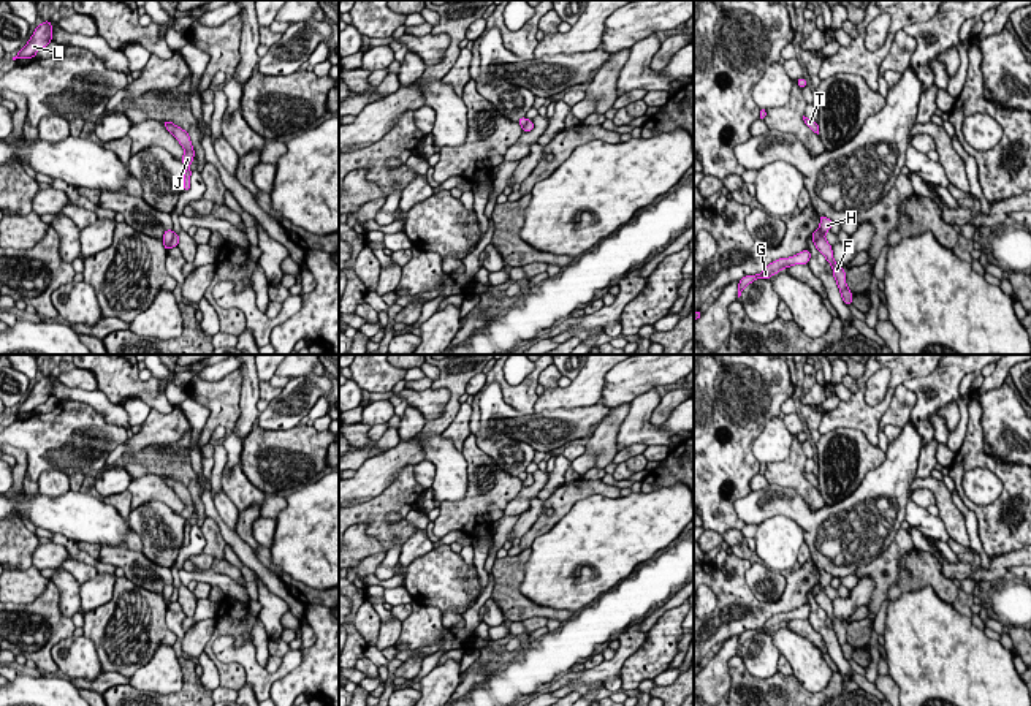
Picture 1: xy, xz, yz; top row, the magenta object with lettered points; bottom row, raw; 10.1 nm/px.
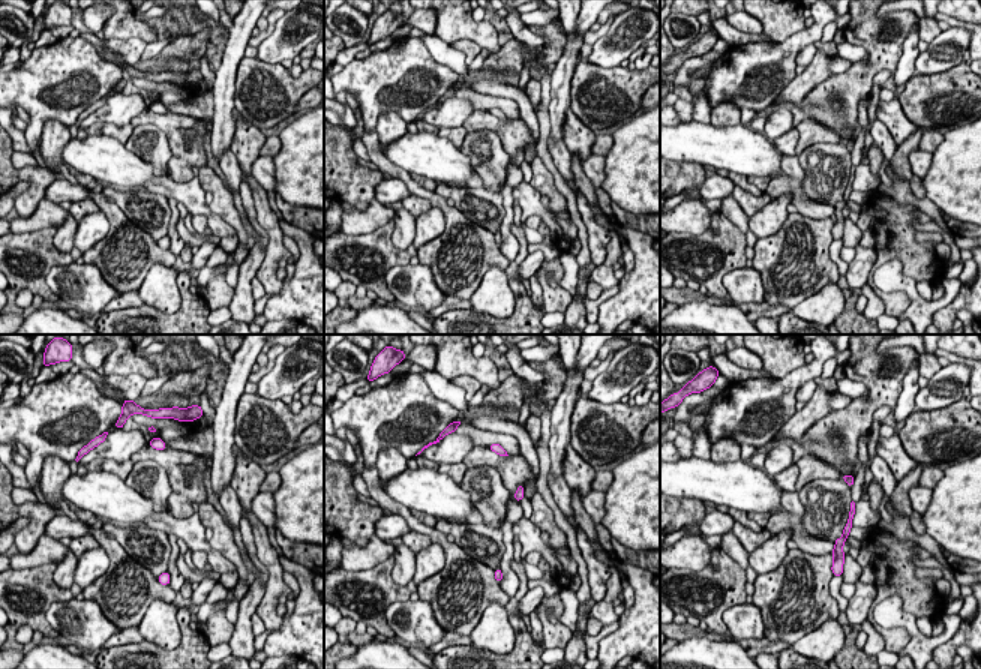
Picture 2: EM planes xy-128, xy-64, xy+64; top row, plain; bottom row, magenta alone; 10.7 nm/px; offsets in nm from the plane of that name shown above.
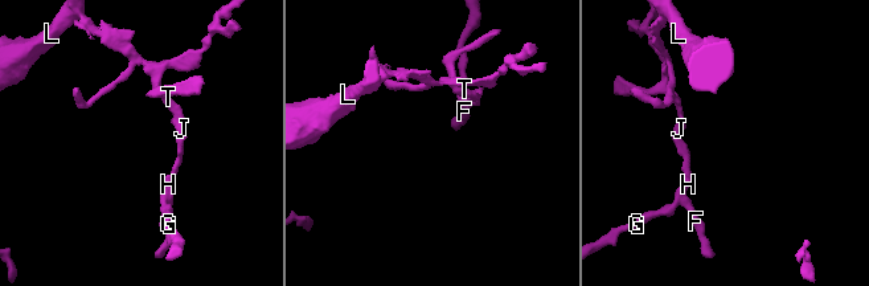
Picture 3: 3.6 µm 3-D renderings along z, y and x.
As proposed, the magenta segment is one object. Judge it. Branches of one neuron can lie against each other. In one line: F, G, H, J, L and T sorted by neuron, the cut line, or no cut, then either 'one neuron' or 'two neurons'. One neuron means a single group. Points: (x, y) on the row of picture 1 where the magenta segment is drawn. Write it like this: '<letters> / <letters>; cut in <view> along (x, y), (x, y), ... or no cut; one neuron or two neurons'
F H J L T / G; cut in xy along (175, 233), (168, 247); two neurons

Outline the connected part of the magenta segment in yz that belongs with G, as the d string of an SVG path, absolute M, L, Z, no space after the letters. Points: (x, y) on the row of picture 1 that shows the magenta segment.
M803 250L790 258L779 258L773 263L770 263L765 271L762 274L755 274L755 275L746 275L738 282L738 298L743 293L743 288L749 283L752 283L757 279L770 279L773 274L778 274L779 271L782 271L784 268L793 266L793 264L808 264L811 258L811 252L809 250Z

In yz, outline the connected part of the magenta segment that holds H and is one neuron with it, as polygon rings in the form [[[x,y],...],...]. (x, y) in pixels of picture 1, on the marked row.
[[[819,215],[819,220],[820,220],[819,226],[820,236],[816,239],[814,245],[827,258],[827,263],[831,264],[833,277],[836,279],[843,301],[846,306],[850,306],[854,294],[849,291],[846,285],[846,271],[835,263],[831,245],[825,241],[825,233],[831,228],[833,222],[824,215]]]

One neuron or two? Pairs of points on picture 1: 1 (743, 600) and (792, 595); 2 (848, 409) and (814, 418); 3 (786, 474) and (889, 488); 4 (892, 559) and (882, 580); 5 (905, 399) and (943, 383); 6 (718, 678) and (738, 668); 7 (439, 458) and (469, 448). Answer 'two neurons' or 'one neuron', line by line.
1: one neuron
2: two neurons
3: two neurons
4: one neuron
5: two neurons
6: two neurons
7: two neurons

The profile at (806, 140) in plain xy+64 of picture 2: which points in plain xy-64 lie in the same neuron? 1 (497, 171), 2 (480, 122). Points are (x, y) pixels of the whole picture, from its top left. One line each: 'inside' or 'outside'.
1: outside
2: inside

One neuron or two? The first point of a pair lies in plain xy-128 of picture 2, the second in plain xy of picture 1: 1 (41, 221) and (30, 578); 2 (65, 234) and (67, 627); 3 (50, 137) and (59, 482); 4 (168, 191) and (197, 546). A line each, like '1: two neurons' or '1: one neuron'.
1: one neuron
2: two neurons
3: one neuron
4: two neurons

